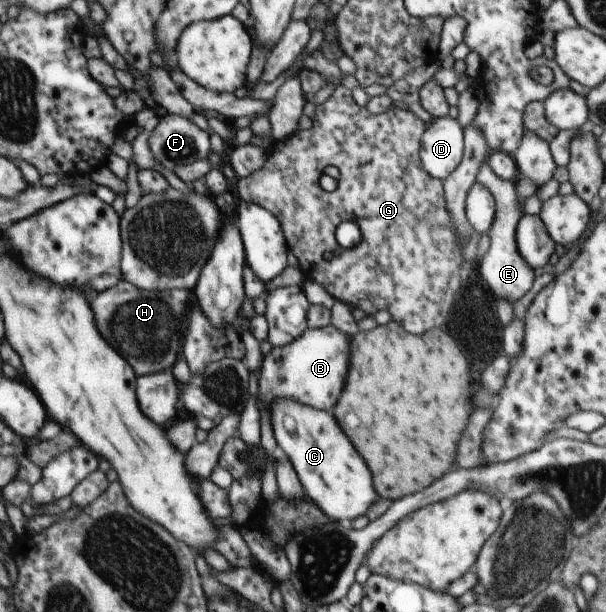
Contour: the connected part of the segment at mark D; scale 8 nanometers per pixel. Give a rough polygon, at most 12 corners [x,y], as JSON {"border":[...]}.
{"border":[[437,118],[420,144],[424,170],[447,179],[464,154],[460,120]]}

